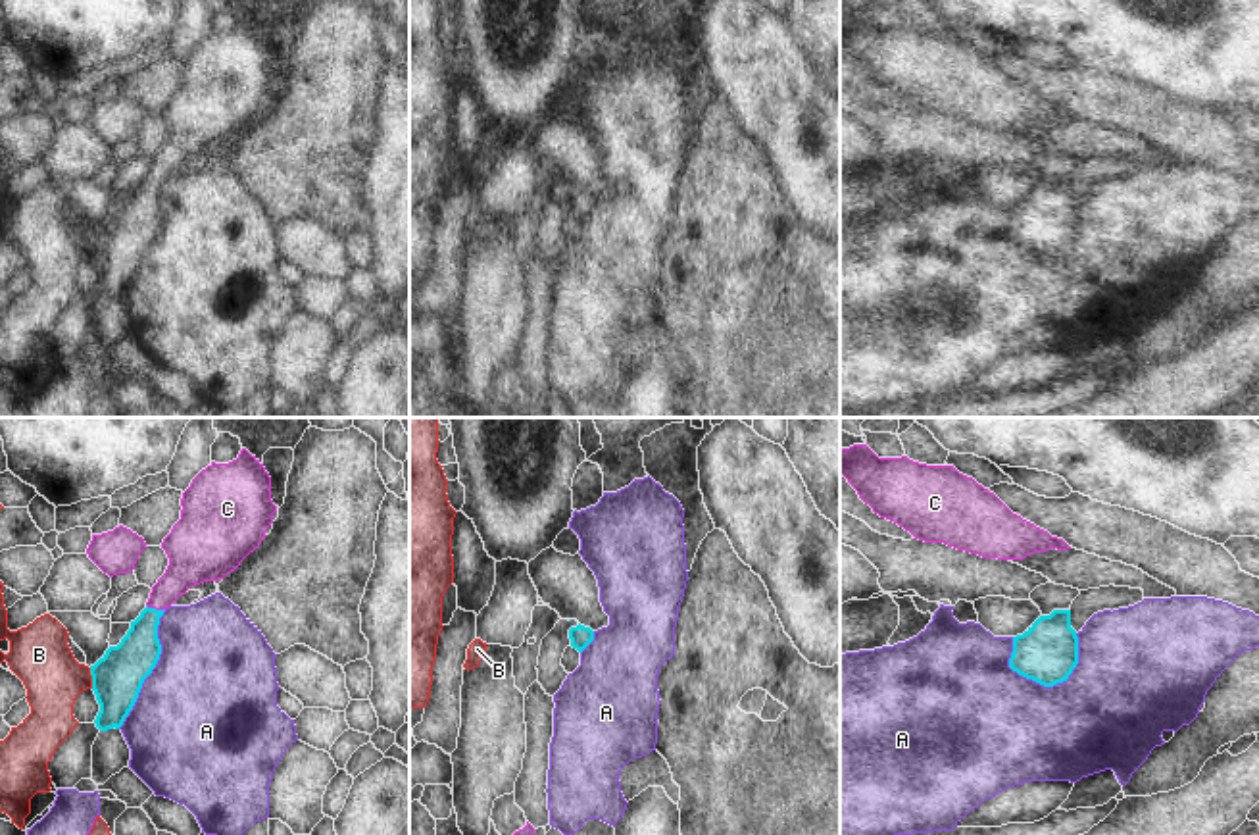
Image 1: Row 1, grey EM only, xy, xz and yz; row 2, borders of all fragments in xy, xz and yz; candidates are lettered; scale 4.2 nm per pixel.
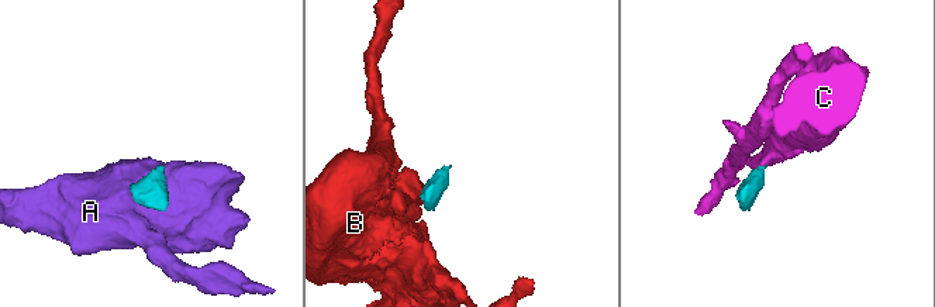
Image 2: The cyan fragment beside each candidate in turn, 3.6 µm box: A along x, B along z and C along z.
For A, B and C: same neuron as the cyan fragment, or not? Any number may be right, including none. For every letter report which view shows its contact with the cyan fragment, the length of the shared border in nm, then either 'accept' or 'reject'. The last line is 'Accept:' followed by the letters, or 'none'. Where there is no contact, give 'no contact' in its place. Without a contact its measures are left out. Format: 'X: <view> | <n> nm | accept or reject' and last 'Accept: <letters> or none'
A: yz | 320 nm | reject
B: xy | 90 nm | reject
C: xy | 80 nm | accept
Accept: C

